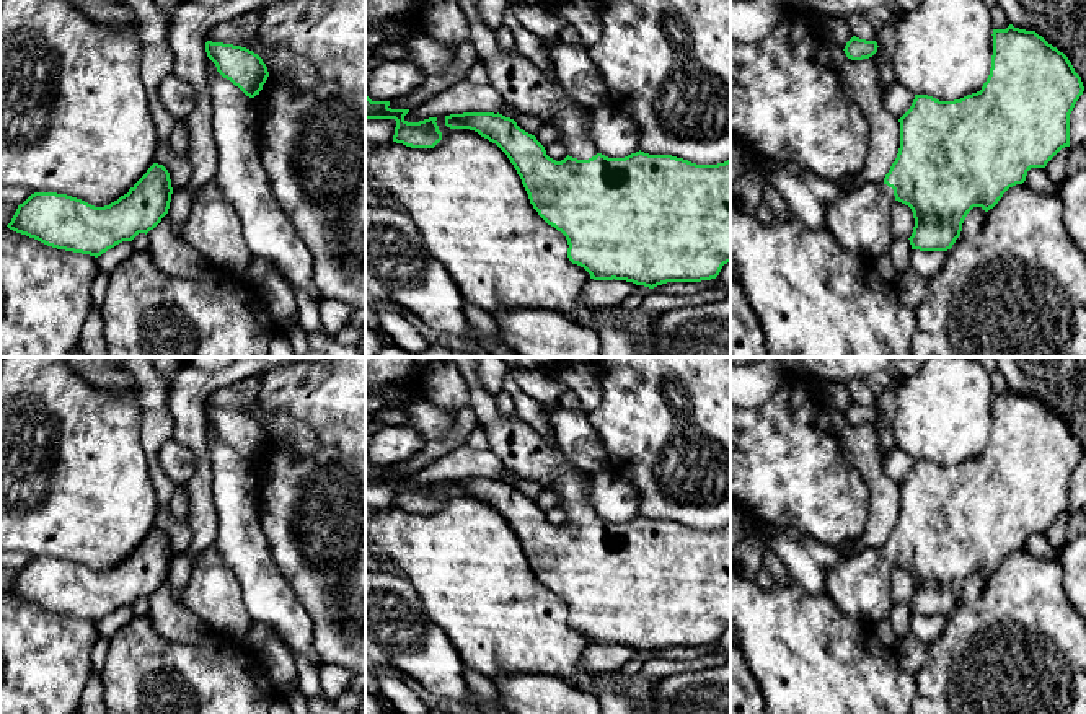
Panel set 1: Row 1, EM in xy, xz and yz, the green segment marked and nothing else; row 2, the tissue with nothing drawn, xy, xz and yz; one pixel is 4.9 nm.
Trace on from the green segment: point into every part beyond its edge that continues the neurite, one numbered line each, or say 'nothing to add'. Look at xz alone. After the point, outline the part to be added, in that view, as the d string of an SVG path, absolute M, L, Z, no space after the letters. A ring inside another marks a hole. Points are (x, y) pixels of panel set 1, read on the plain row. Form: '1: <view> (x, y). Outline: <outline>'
1: xz (529, 455). Outline: M450 357L470 388L470 404L484 429L489 450L519 479L540 484L558 494L567 520L577 525L595 522L597 512L587 499L589 478L558 447L519 417L499 414L496 398L481 385L476 365L481 357Z

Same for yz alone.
1: yz (860, 584). Outline: M864 548L840 558L827 575L827 595L841 613L872 628L877 621L889 619L894 567L894 554L884 548Z

